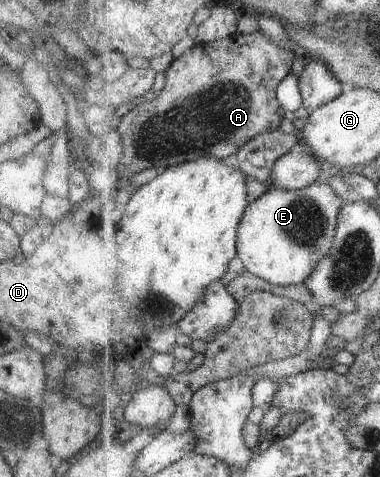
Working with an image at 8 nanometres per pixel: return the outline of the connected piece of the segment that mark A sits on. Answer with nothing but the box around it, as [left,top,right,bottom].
[117,31,300,180]

